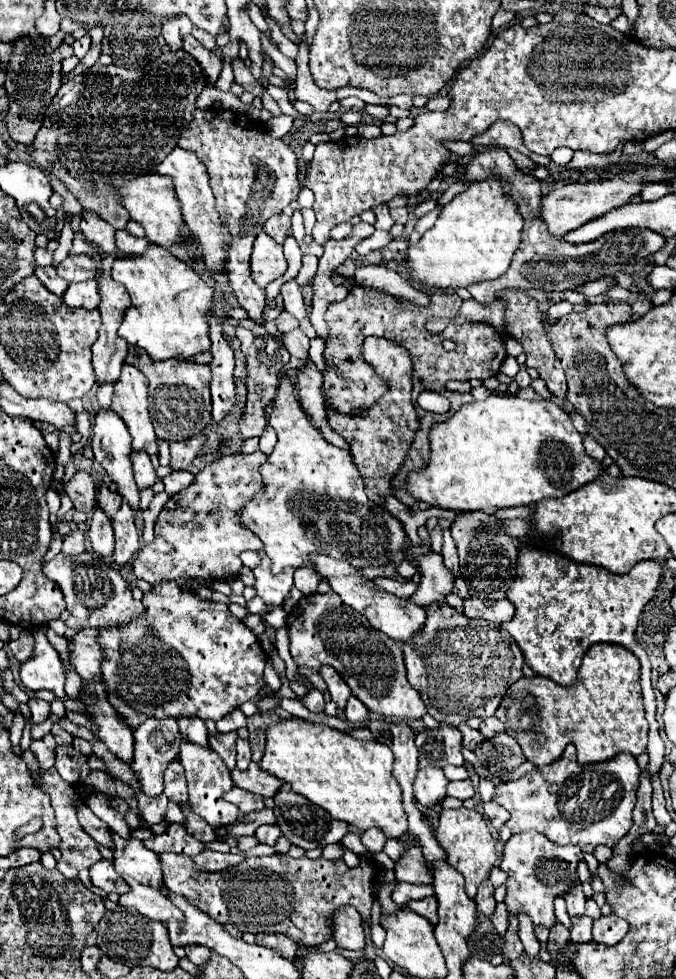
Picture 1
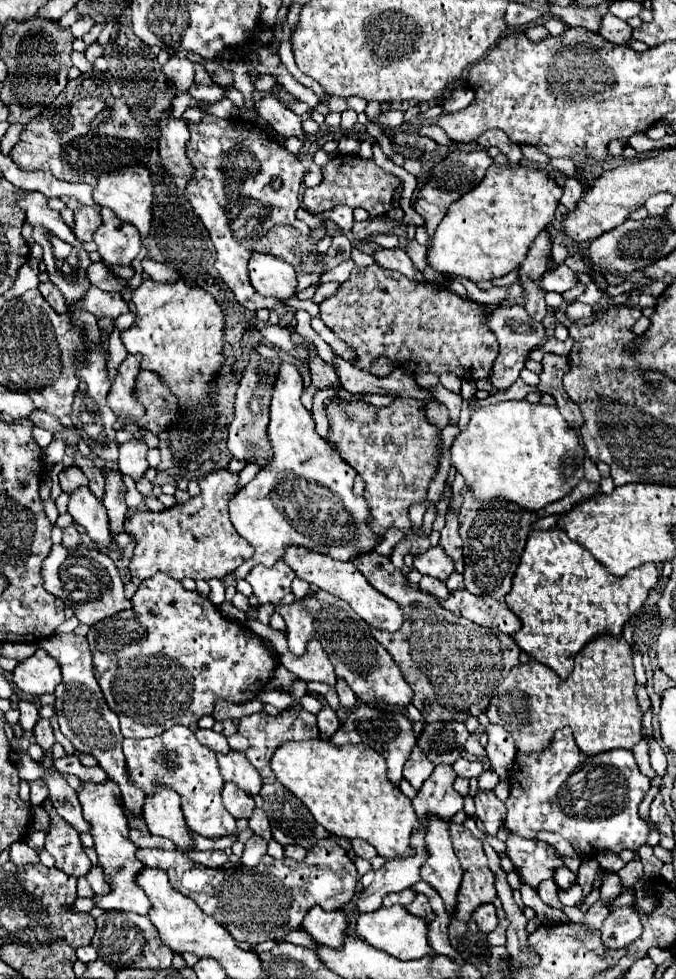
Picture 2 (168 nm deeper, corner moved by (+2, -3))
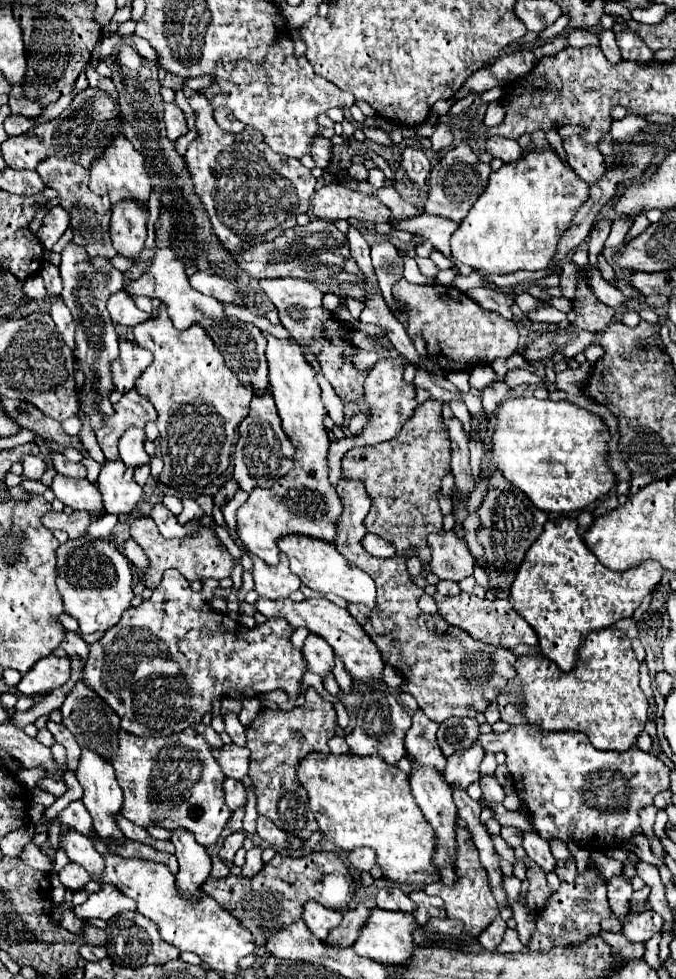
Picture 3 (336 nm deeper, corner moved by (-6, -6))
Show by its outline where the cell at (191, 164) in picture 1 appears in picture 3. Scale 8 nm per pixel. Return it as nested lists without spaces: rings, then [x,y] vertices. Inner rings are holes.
[[[167,103],[165,107],[165,127],[167,127],[167,137],[171,143],[175,143],[177,137],[187,133],[187,123],[185,123],[185,115],[183,111],[177,107],[177,103]]]

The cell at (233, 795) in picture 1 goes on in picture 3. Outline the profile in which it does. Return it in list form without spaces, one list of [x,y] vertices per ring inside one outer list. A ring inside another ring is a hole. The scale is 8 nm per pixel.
[[[225,779],[223,781],[223,791],[225,791],[225,803],[231,811],[239,809],[239,807],[245,807],[247,803],[247,791],[243,787],[241,781],[235,781],[235,779]]]

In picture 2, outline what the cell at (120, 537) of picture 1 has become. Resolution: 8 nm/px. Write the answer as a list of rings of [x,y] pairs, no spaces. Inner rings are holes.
[[[111,472],[107,476],[107,484],[105,484],[103,506],[107,508],[107,514],[109,514],[109,528],[111,528],[113,538],[123,532],[123,524],[127,518],[127,506],[125,506],[123,494],[125,494],[125,490],[121,484],[121,476],[117,472]]]

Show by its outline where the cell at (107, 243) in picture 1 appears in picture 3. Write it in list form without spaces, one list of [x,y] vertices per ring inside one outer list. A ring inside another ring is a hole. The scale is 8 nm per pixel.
[[[45,159],[41,167],[37,167],[37,173],[41,175],[45,187],[53,187],[59,195],[59,205],[65,207],[67,213],[71,213],[71,227],[75,231],[73,243],[87,245],[87,243],[99,243],[107,239],[109,235],[109,221],[111,221],[111,201],[109,197],[99,197],[89,189],[89,171],[81,165],[73,165],[65,159]],[[73,207],[73,209],[71,209]],[[101,231],[101,235],[99,235]]]

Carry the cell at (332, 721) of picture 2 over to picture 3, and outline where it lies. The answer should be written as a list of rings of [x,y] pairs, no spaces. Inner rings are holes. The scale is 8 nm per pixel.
[[[337,735],[333,739],[329,739],[329,747],[331,747],[333,755],[349,755],[349,745],[345,743],[345,739],[341,739]]]

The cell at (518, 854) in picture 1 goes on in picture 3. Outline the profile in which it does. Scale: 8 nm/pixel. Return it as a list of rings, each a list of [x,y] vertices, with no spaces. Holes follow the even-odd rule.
[[[527,831],[523,835],[523,849],[527,851],[527,855],[545,871],[553,871],[555,869],[555,857],[551,855],[551,849],[549,849],[549,843],[545,839],[539,837],[539,833],[535,831]]]

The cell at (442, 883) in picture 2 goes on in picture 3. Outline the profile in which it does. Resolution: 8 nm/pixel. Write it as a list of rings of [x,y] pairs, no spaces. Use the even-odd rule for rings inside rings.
[[[411,763],[411,791],[417,799],[417,805],[421,807],[425,819],[429,825],[435,829],[437,835],[437,853],[435,853],[435,865],[441,869],[441,883],[453,885],[457,881],[457,875],[453,871],[453,861],[455,861],[455,819],[457,819],[457,809],[451,797],[451,787],[445,785],[445,777],[433,769],[433,767],[423,767],[423,765],[413,765]]]

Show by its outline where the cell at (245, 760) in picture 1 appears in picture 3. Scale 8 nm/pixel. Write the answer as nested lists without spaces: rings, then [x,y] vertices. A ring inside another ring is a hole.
[[[227,713],[223,721],[225,721],[225,733],[233,739],[233,743],[245,745],[245,727],[239,723],[239,717],[235,713]]]

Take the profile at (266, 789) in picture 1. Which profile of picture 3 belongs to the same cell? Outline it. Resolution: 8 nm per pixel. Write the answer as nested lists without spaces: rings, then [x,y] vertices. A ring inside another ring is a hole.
[[[231,743],[221,749],[213,749],[213,757],[221,765],[225,777],[233,777],[239,781],[247,775],[247,769],[249,769],[249,749],[247,747],[239,747]]]

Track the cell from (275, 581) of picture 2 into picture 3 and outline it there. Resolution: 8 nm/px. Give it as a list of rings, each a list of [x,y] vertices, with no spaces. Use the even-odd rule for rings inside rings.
[[[281,553],[281,561],[279,565],[271,567],[265,561],[261,561],[259,557],[251,555],[253,559],[253,579],[255,579],[255,591],[261,597],[269,597],[269,599],[279,599],[279,597],[289,597],[293,591],[299,589],[301,581],[295,573],[291,573],[289,569],[289,559]]]

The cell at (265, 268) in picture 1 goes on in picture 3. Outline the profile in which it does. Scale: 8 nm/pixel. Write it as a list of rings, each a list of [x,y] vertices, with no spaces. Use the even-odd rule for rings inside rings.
[[[287,277],[287,279],[261,279],[259,285],[265,291],[265,295],[273,301],[273,305],[279,313],[281,325],[291,333],[291,337],[299,345],[305,345],[315,355],[323,377],[331,383],[331,387],[343,399],[343,403],[353,401],[359,405],[359,411],[351,417],[349,431],[353,435],[361,433],[361,429],[365,429],[365,425],[371,417],[371,407],[363,399],[363,385],[365,385],[367,375],[363,375],[353,365],[353,355],[357,353],[357,347],[353,345],[353,339],[347,339],[351,335],[349,325],[339,321],[335,317],[335,313],[331,313],[323,307],[323,293],[317,287],[313,287],[309,281],[291,279],[291,277]]]

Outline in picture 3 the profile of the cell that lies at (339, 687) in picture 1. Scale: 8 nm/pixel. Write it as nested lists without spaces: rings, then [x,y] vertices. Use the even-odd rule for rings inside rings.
[[[309,635],[305,639],[305,645],[303,645],[303,653],[305,653],[305,661],[307,661],[307,667],[311,673],[317,673],[321,677],[325,677],[331,669],[333,669],[333,659],[335,659],[335,653],[331,649],[331,645],[323,639],[323,637],[317,637],[317,635]]]

